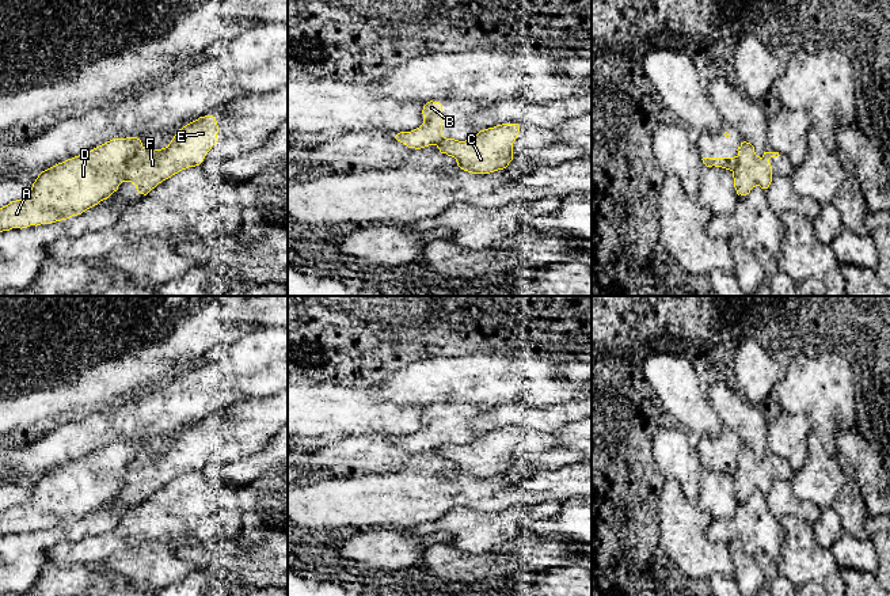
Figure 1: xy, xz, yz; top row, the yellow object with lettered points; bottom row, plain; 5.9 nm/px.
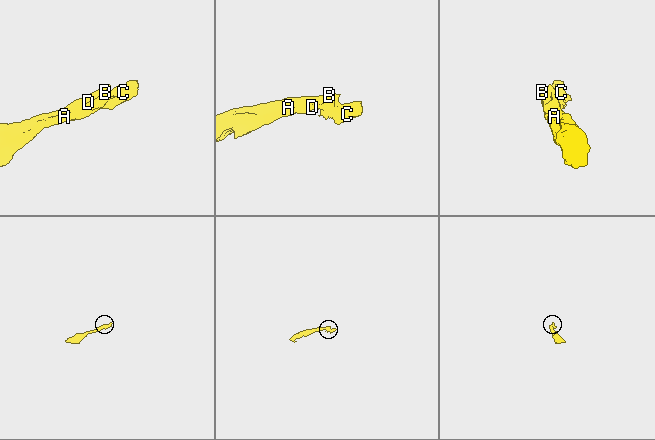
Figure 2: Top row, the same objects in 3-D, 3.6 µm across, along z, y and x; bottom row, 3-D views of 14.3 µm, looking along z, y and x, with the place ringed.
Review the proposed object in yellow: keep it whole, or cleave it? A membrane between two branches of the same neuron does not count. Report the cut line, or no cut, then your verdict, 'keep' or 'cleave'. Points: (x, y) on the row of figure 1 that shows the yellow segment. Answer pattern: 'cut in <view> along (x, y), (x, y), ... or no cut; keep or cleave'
cut in xy along (143, 147), (128, 162), (122, 181); cleave

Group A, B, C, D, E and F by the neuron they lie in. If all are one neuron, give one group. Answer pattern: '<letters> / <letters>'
A B D / C E F

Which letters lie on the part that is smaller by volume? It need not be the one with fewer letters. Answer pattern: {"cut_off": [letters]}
{"cut_off": ["C", "E", "F"]}

